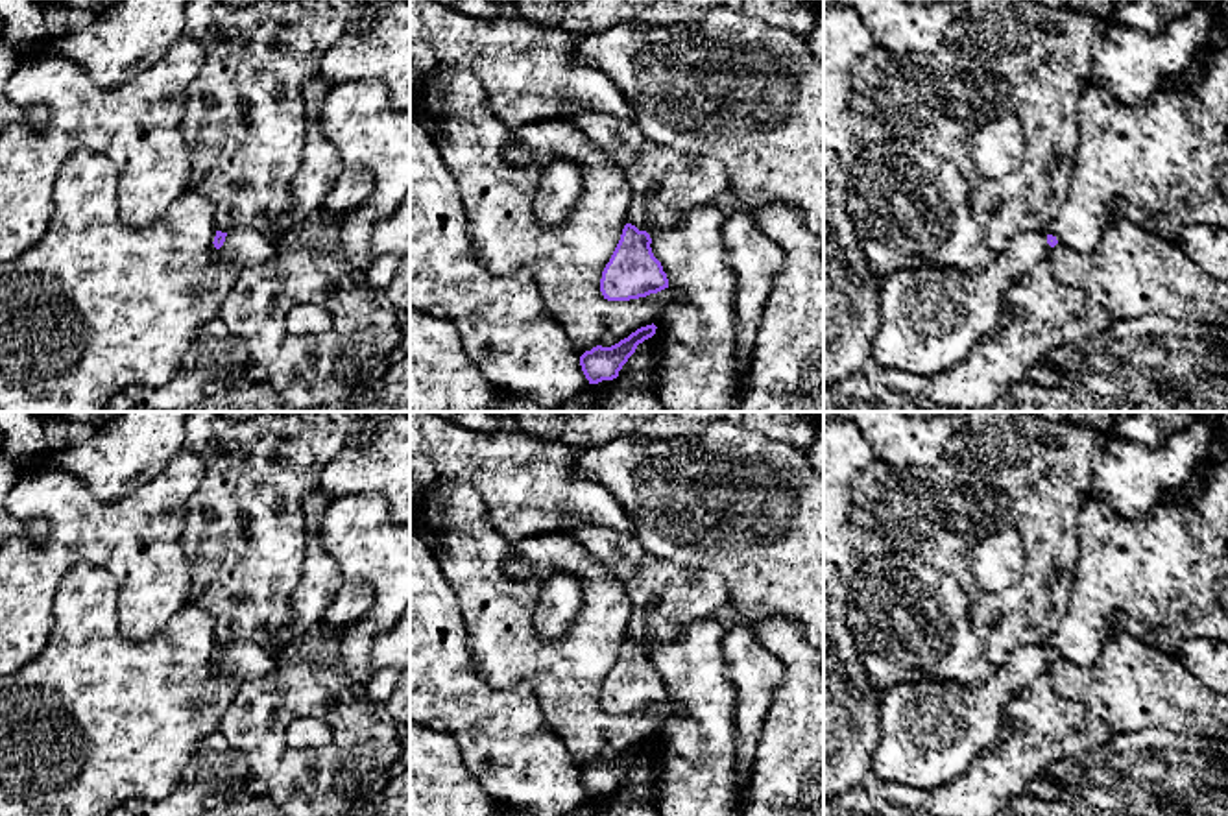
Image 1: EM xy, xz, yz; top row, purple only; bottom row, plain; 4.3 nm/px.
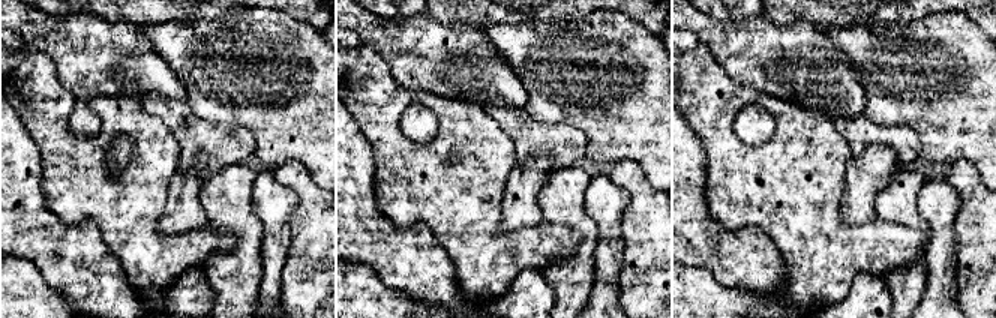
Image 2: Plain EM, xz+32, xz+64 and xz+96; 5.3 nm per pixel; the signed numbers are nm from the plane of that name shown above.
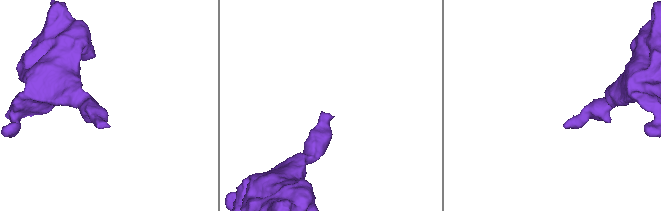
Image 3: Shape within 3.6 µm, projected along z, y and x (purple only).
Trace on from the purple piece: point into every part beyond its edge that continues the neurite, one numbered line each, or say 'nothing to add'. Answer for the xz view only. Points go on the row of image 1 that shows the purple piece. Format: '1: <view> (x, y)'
nothing to add

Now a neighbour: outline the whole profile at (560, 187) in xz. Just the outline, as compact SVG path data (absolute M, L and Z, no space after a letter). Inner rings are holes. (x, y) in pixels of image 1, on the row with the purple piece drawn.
M554 159L539 179L534 212L541 229L558 229L584 196L584 172L567 159Z

